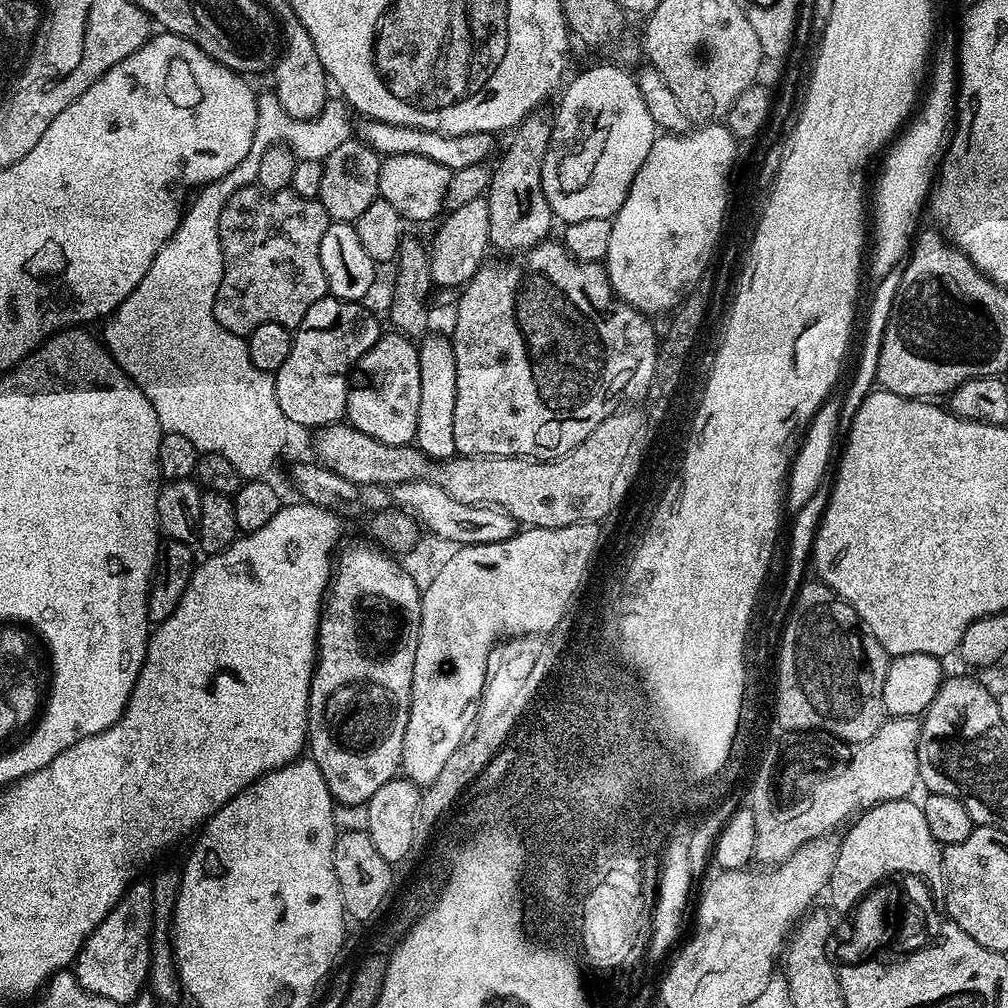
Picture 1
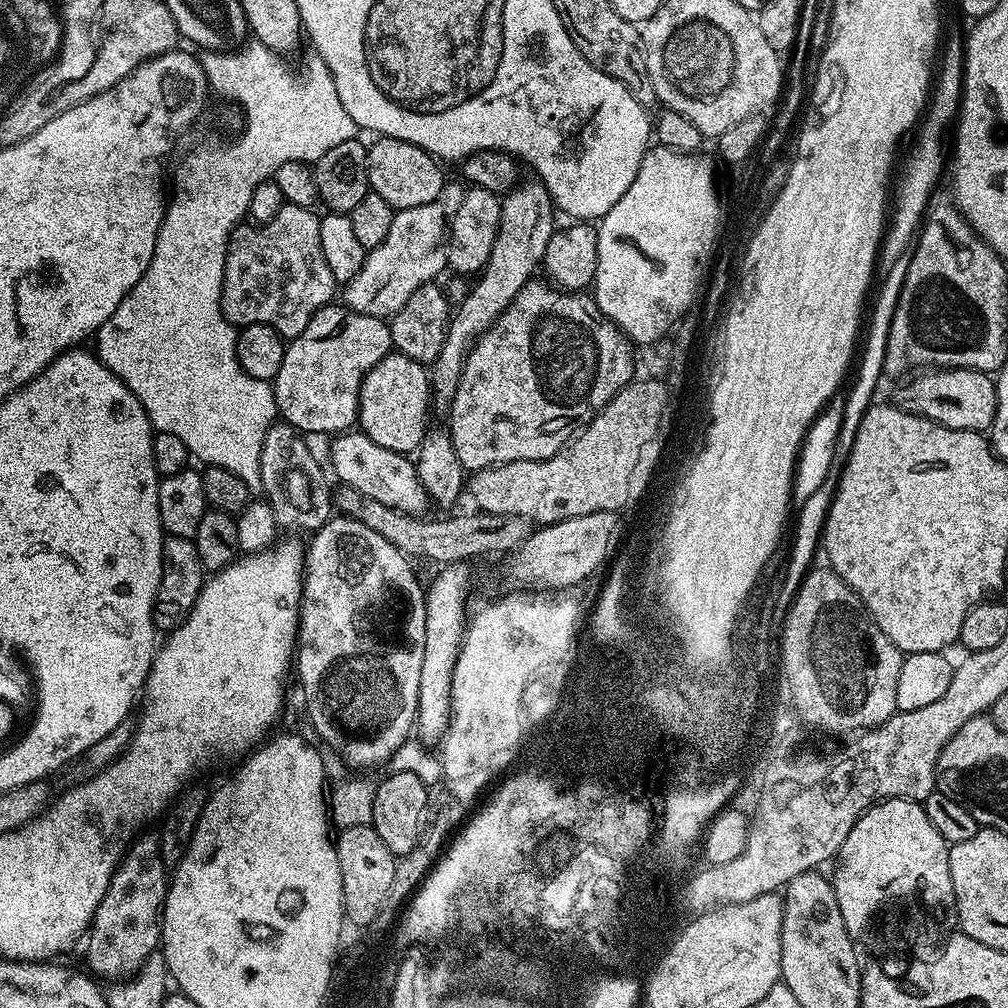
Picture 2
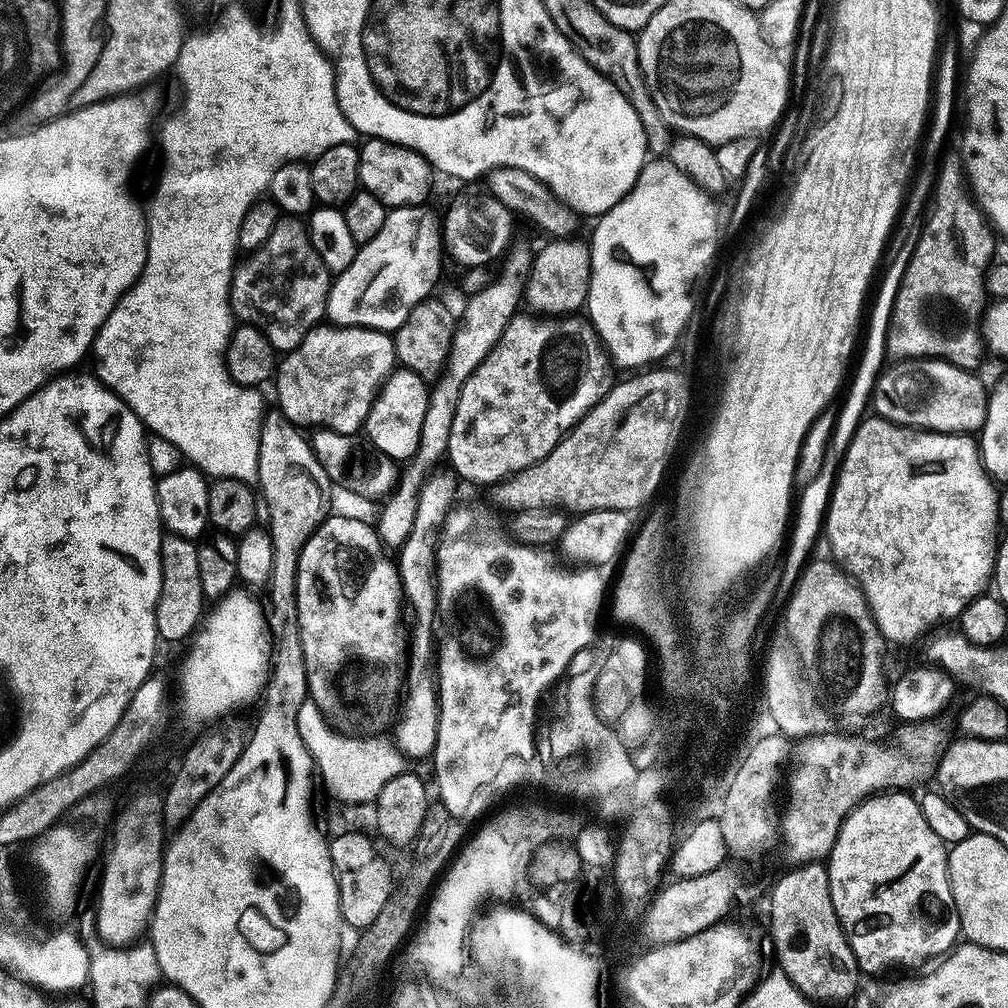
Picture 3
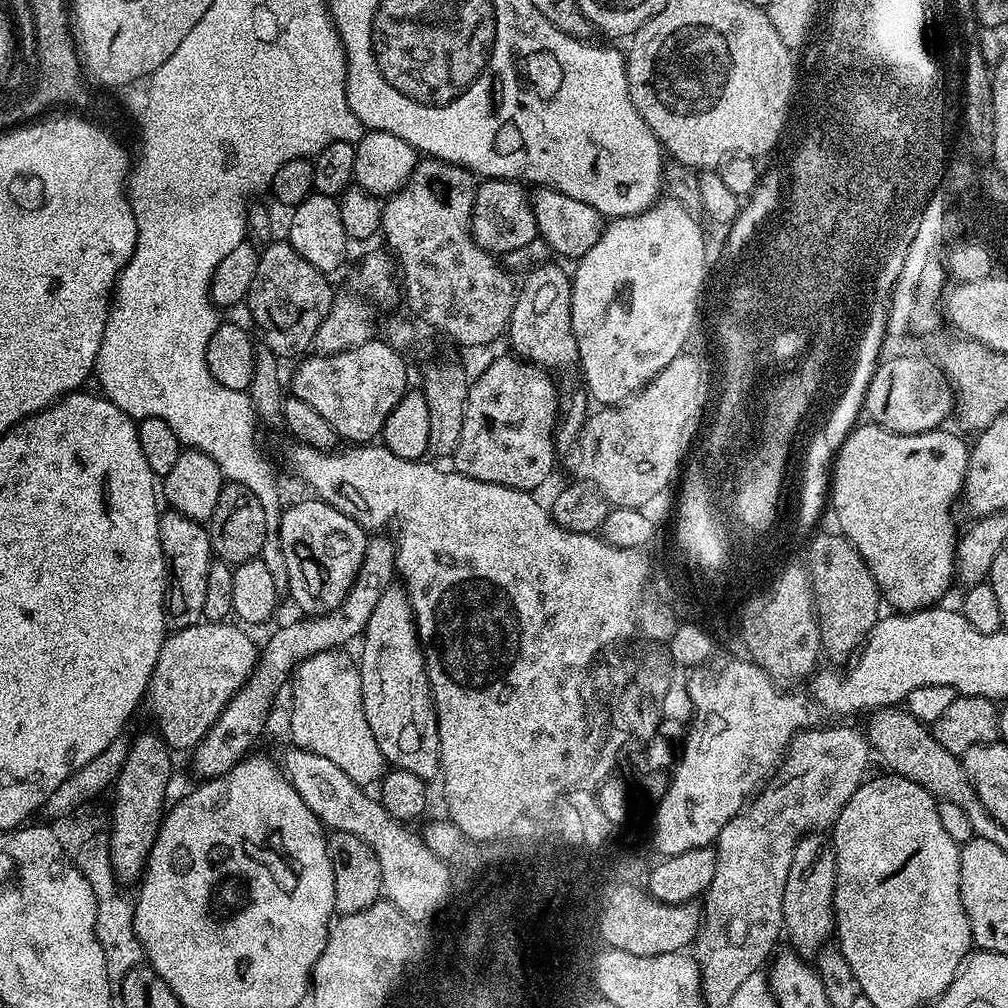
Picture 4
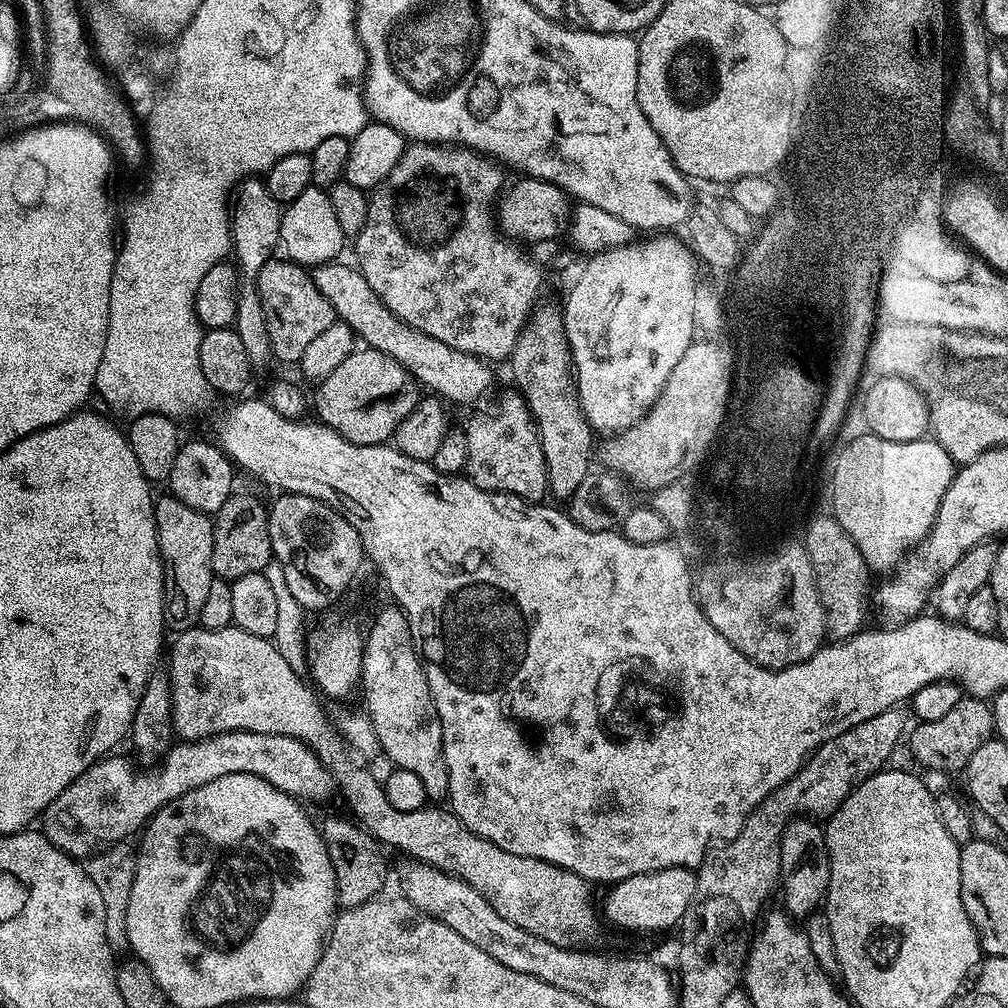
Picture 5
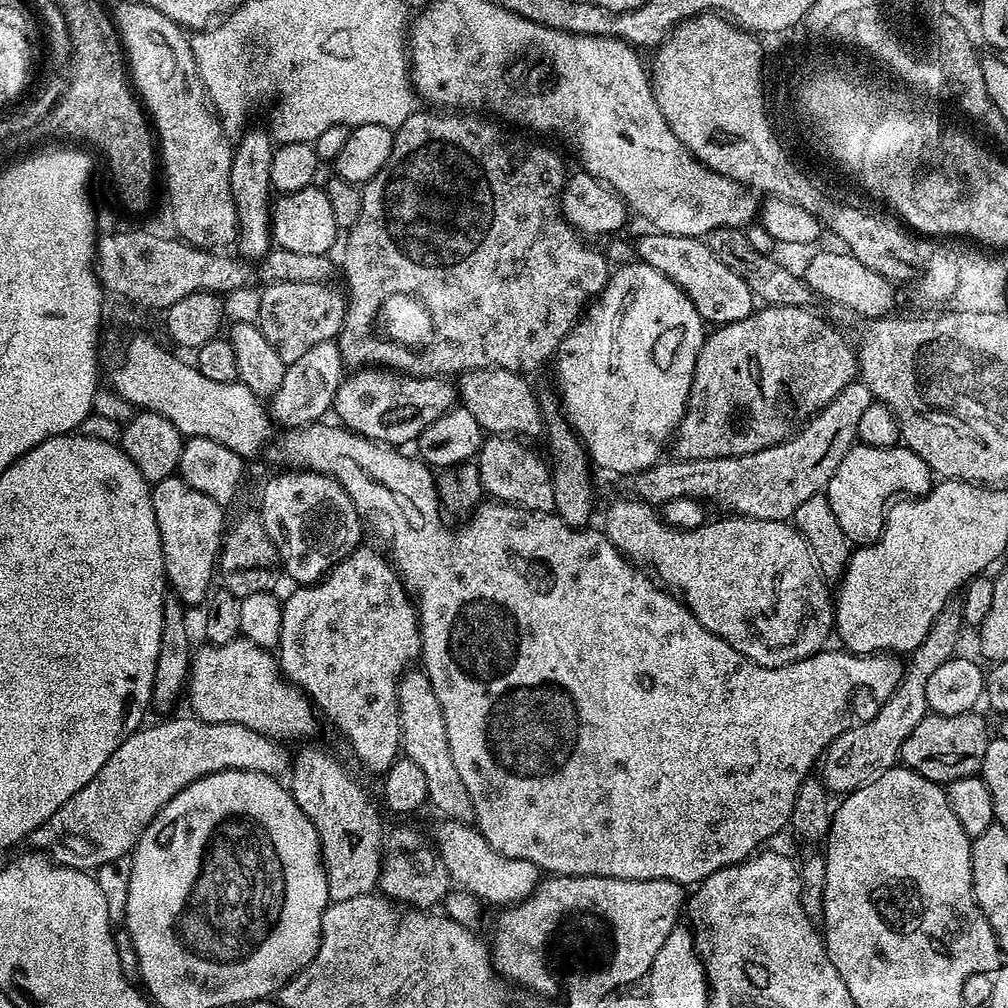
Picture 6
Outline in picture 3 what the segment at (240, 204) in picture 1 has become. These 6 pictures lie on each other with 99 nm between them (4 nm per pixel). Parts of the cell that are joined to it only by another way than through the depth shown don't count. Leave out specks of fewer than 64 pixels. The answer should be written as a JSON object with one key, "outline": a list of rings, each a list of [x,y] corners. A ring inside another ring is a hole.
{"outline":[[[280,218],[264,244],[262,255],[264,273],[253,282],[252,289],[248,292],[248,304],[256,315],[255,327],[260,329],[260,333],[271,342],[277,353],[283,354],[298,347],[308,331],[325,319],[328,311],[328,292],[332,288],[334,276],[328,271],[322,258],[318,258],[318,250],[314,250],[310,242],[305,221],[300,218]]]}

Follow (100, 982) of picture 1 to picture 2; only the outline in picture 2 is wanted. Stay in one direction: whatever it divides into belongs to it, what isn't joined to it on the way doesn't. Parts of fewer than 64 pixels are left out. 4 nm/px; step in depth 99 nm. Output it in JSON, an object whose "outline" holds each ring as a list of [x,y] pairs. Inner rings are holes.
{"outline":[[[155,831],[147,832],[137,836],[128,845],[128,851],[120,859],[120,864],[112,875],[110,886],[86,936],[87,967],[97,977],[109,976],[108,980],[112,982],[135,975],[148,956],[162,944],[160,921],[164,911],[164,896],[168,893],[170,872],[162,858],[159,835]]]}

